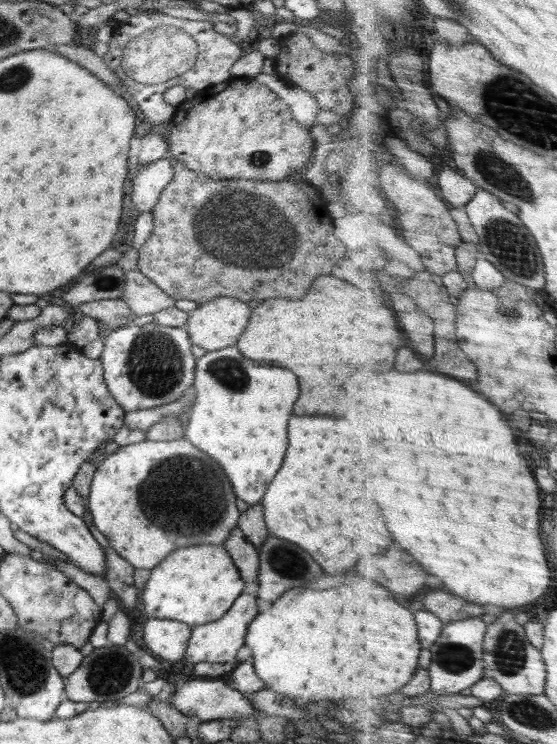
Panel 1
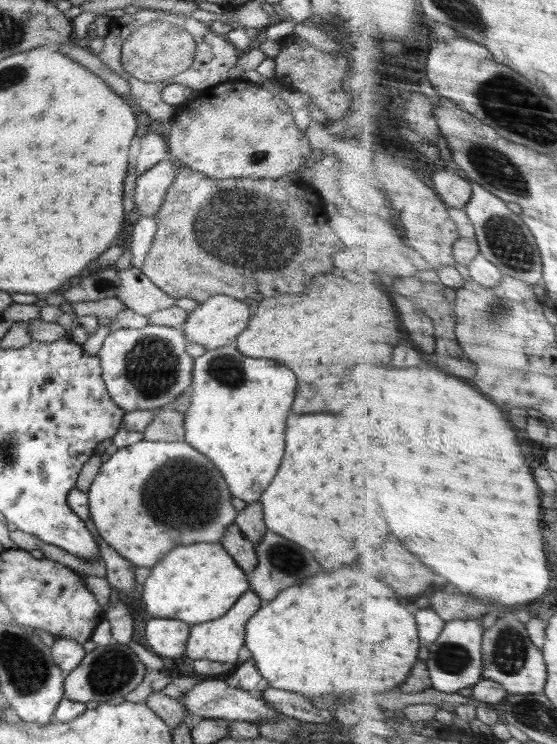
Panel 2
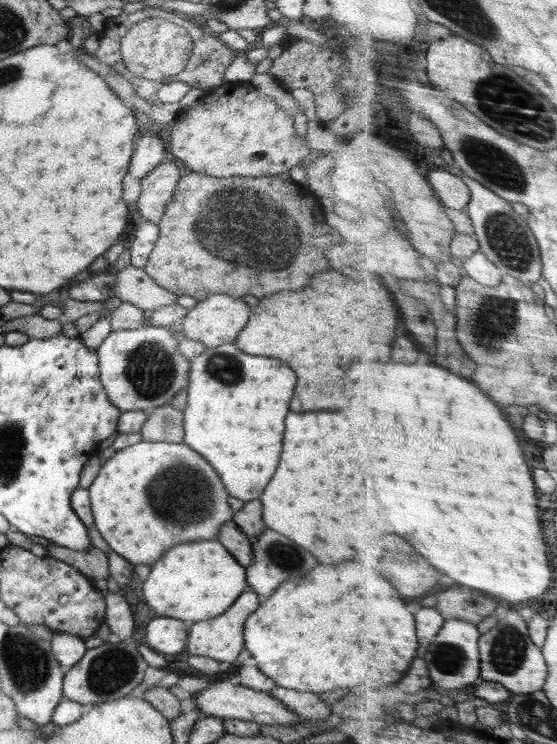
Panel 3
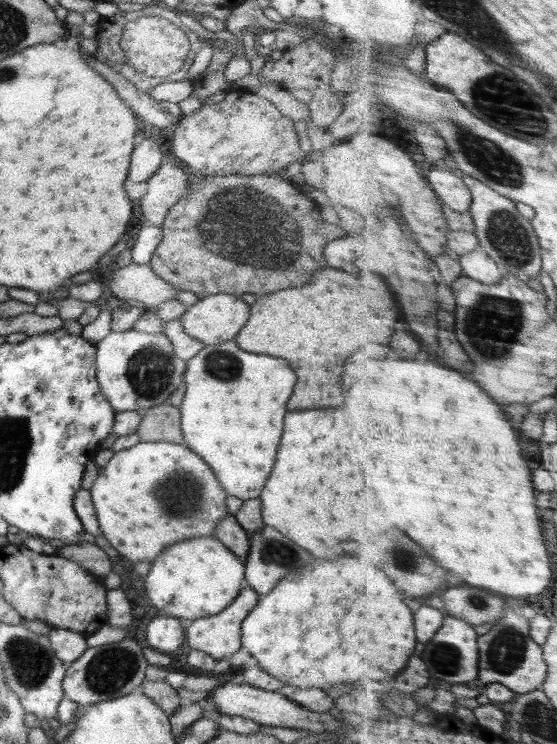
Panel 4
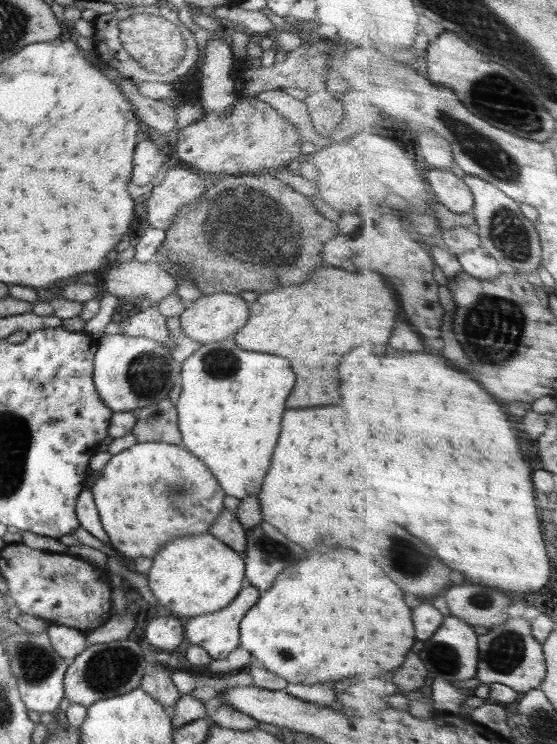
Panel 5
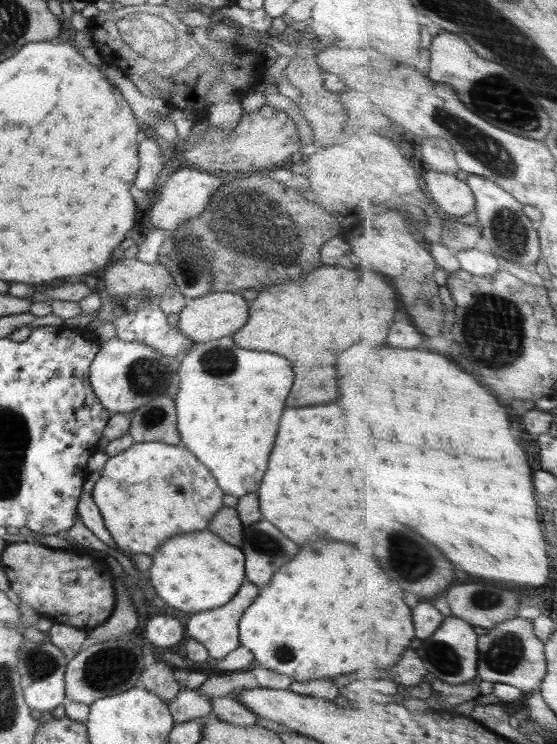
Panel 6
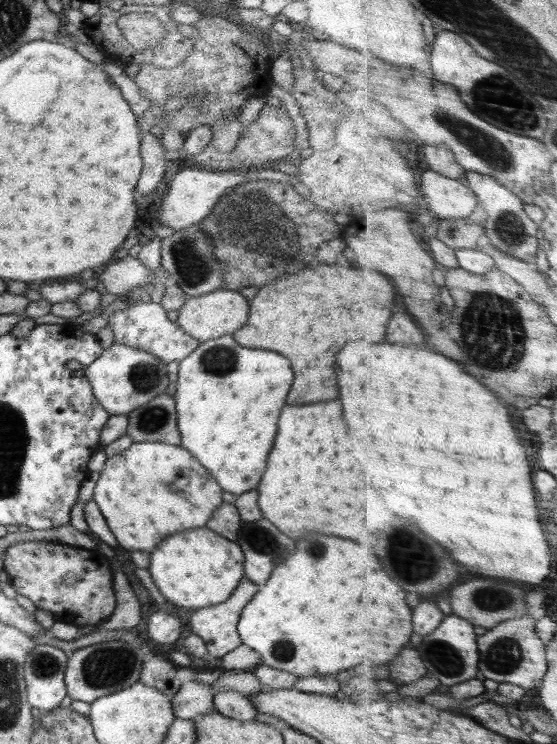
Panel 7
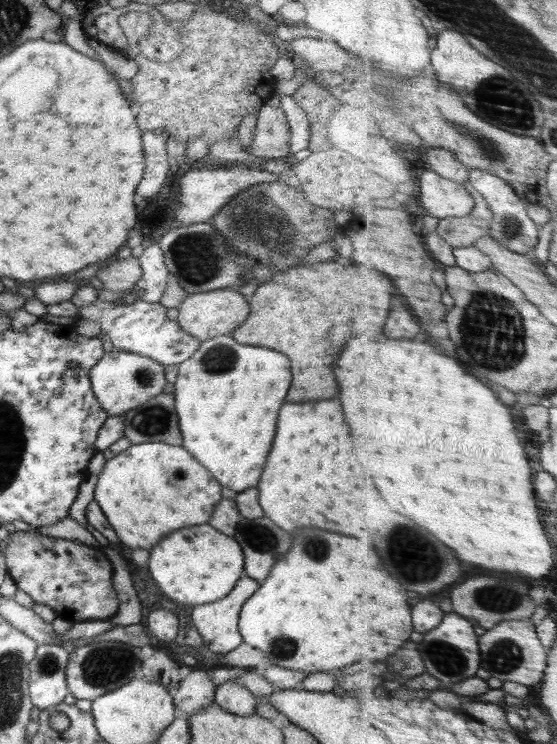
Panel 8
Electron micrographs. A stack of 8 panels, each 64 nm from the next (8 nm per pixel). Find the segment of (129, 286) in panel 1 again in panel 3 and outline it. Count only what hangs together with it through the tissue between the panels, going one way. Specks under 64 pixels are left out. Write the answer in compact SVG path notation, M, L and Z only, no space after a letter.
M128 265L114 274L116 283L112 286L112 296L121 302L130 302L144 314L177 302L176 294L156 283L144 267Z

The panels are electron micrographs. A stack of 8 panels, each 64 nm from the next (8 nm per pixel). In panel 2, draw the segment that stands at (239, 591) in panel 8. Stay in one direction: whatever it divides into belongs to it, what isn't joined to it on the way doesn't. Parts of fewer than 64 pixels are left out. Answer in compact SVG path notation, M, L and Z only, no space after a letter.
M248 590L236 600L232 608L216 620L209 620L200 624L190 626L190 634L187 640L185 653L193 660L214 660L222 663L236 665L240 649L245 646L246 622L256 614L260 608L261 598L253 591Z

